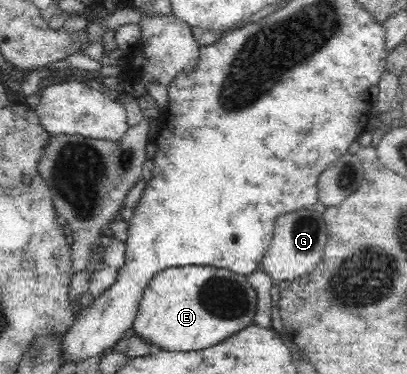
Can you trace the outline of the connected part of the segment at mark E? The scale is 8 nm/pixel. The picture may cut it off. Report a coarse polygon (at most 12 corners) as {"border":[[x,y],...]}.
{"border":[[208,265],[148,281],[132,329],[196,352],[254,324],[248,276]]}

